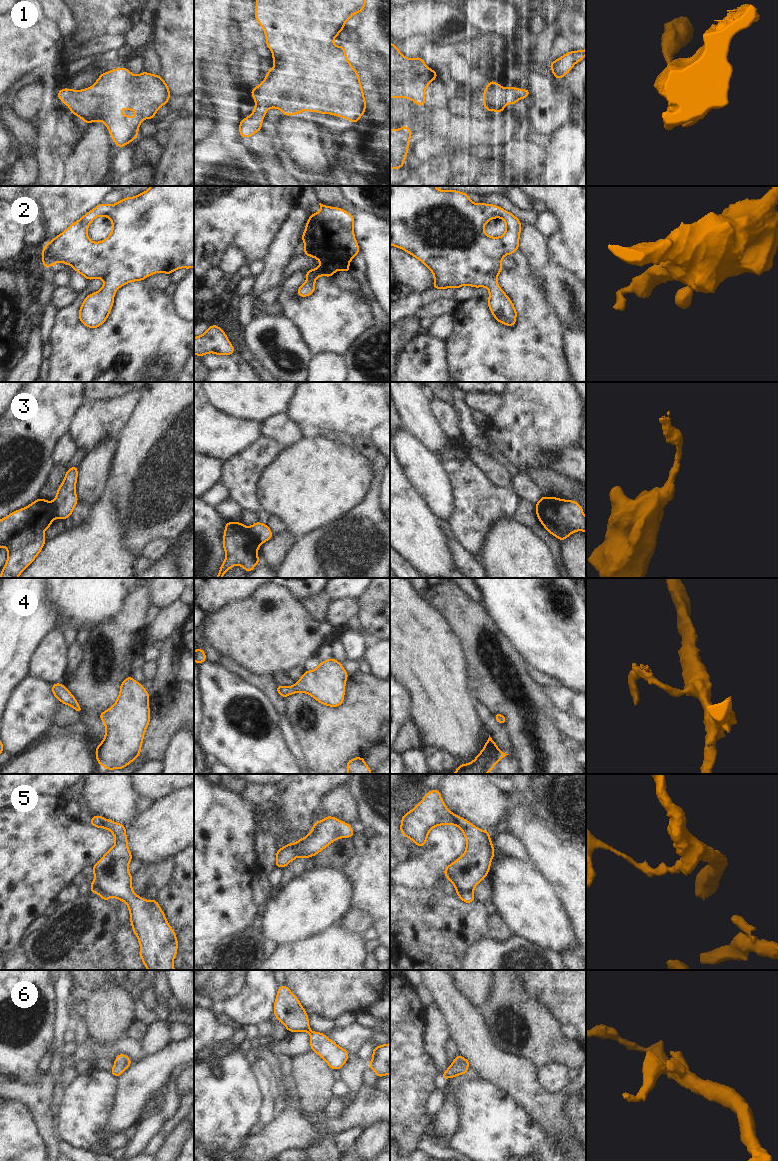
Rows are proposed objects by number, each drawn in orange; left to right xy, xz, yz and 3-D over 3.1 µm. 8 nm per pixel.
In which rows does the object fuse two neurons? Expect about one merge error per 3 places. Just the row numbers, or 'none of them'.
3, 5

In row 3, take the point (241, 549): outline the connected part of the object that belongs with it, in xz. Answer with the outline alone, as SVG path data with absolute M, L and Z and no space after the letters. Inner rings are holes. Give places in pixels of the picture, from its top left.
M241 522L226 523L222 543L226 558L215 578L222 578L235 565L243 567L247 573L250 573L260 563L257 556L259 544L249 532L249 527Z

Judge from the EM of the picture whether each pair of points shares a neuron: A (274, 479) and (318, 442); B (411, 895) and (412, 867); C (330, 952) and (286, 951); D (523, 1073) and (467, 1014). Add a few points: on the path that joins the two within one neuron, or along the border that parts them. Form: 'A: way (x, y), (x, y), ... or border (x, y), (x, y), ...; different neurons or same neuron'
A: way (285, 475), (307, 453); same neuron
B: border (400, 886), (408, 888), (434, 888); different neurons
C: way (319, 952), (297, 952); same neuron
D: way (505, 1067), (470, 1032); same neuron

